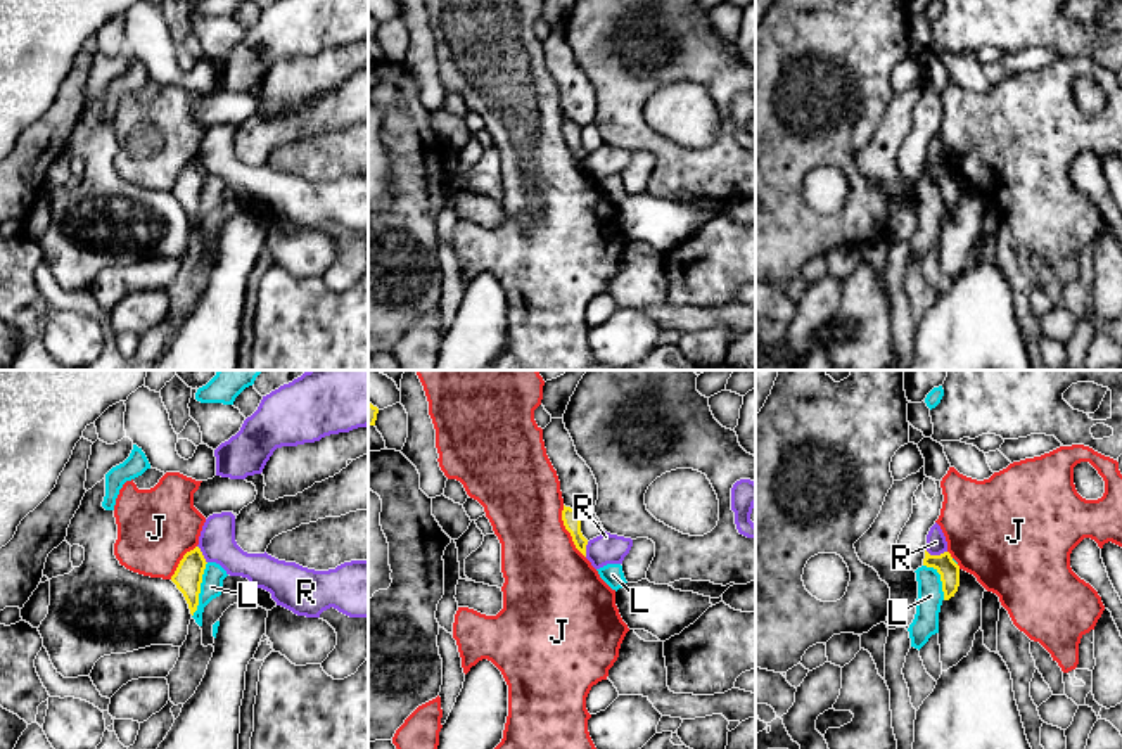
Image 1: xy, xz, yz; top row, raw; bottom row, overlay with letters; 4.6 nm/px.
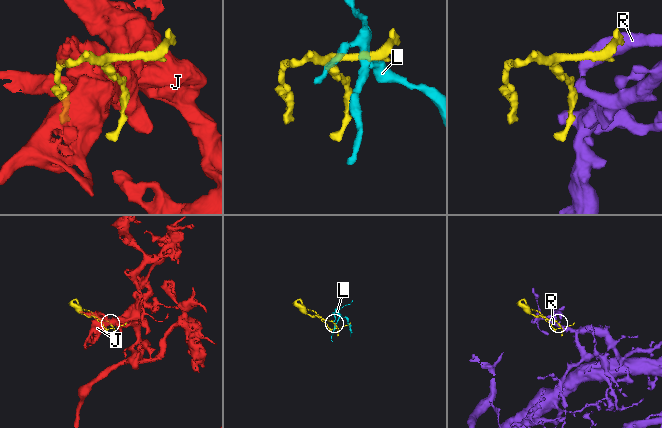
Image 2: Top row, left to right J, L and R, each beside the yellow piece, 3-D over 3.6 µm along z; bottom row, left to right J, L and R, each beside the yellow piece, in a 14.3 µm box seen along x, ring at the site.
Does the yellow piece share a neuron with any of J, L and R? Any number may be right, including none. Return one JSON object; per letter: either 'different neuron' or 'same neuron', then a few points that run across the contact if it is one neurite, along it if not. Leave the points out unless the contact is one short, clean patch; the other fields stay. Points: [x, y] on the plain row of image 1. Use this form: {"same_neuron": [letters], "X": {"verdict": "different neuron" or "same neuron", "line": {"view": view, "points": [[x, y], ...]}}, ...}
{"same_neuron": [], "J": {"verdict": "different neuron"}, "L": {"verdict": "different neuron", "line": {"view": "xy", "points": [[208, 175], [203, 185], [199, 217], [192, 229]]}}, "R": {"verdict": "different neuron", "line": {"view": "yz", "points": [[925, 161], [930, 166], [946, 165]]}}}

